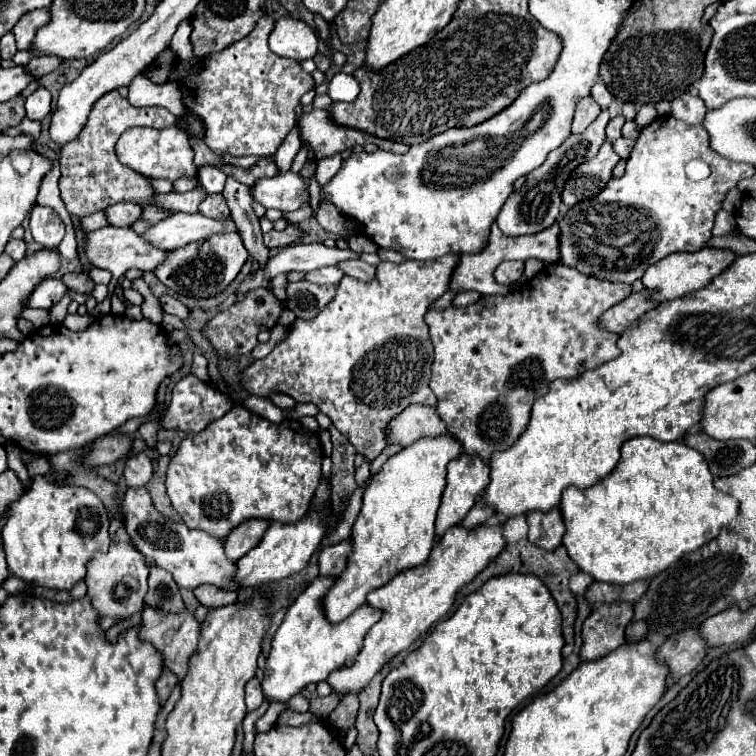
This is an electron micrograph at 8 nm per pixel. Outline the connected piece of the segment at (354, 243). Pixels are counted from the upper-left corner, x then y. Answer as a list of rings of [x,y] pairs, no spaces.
[[[352,235],[352,237],[348,237],[348,245],[356,253],[376,253],[376,249],[378,249],[378,245],[372,243],[370,239],[366,239],[364,235]]]

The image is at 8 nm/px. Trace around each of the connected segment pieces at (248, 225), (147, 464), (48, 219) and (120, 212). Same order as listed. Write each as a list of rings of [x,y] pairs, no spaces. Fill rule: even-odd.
[[[226,179],[226,187],[222,191],[232,219],[244,239],[244,247],[248,249],[250,257],[258,259],[260,267],[268,261],[268,249],[262,241],[262,231],[260,231],[260,221],[252,211],[252,195],[250,189],[242,183],[238,183],[236,179]]]
[[[146,453],[130,457],[124,467],[124,479],[128,487],[144,487],[152,477],[152,461]]]
[[[36,205],[30,211],[30,231],[32,237],[44,245],[46,249],[50,247],[58,247],[58,243],[64,237],[64,223],[58,217],[58,213],[50,207],[40,207]]]
[[[116,203],[106,209],[106,219],[112,227],[130,227],[140,215],[142,209],[134,203]]]

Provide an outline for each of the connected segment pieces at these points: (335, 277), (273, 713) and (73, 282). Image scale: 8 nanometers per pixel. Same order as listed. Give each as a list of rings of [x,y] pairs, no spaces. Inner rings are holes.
[[[324,267],[324,269],[318,269],[318,271],[310,271],[304,275],[306,281],[310,283],[330,283],[330,285],[336,285],[340,279],[344,277],[344,273],[338,269],[338,267]]]
[[[272,703],[270,705],[270,709],[256,721],[256,735],[260,735],[260,733],[268,733],[274,725],[276,725],[276,719],[278,719],[278,715],[280,715],[280,711],[284,711],[286,709],[286,705],[282,705],[282,703]]]
[[[82,271],[82,273],[66,273],[62,277],[62,281],[74,293],[92,293],[92,289],[94,289],[94,281],[88,277],[86,271]]]

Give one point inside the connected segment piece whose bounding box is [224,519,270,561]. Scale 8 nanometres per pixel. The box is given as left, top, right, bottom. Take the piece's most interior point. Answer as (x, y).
(246, 536)

